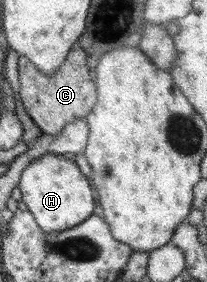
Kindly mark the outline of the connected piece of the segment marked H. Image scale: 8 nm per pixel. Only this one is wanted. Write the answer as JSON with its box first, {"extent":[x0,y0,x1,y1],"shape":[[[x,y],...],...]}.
{"extent":[18,153,96,233],"shape":[[[46,153],[38,159],[32,160],[30,165],[24,169],[18,187],[22,193],[21,200],[27,205],[27,210],[35,217],[40,229],[46,233],[60,233],[82,223],[94,213],[96,193],[92,193],[91,184],[90,180],[81,173],[74,159],[64,158],[61,154]]]}

